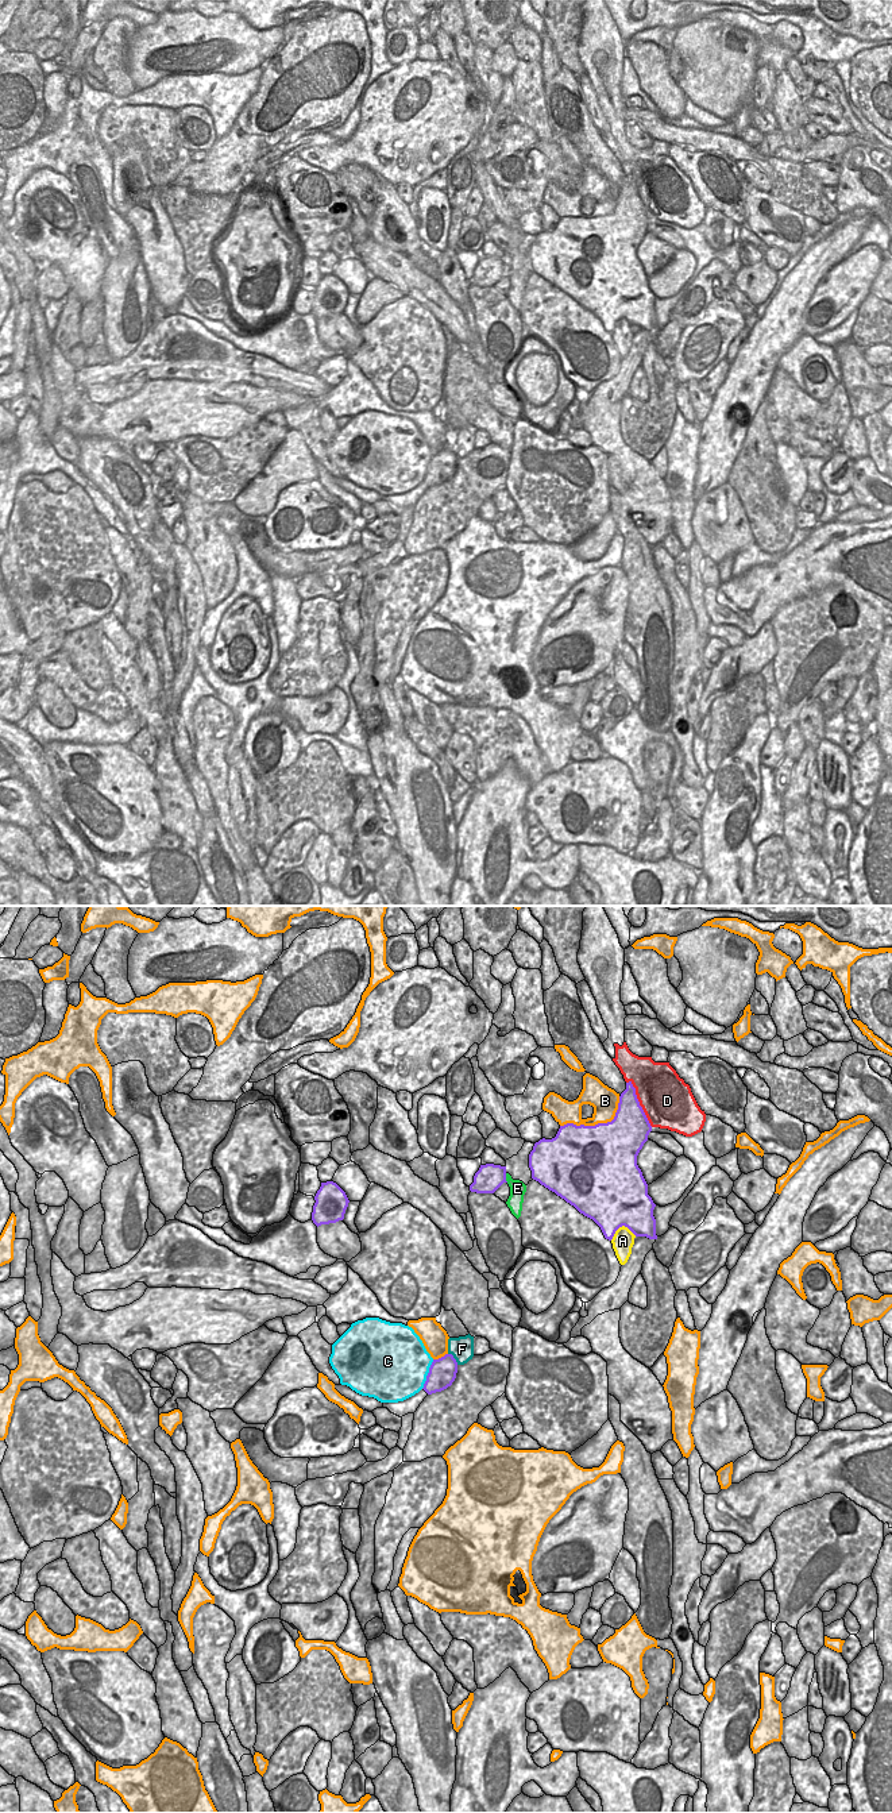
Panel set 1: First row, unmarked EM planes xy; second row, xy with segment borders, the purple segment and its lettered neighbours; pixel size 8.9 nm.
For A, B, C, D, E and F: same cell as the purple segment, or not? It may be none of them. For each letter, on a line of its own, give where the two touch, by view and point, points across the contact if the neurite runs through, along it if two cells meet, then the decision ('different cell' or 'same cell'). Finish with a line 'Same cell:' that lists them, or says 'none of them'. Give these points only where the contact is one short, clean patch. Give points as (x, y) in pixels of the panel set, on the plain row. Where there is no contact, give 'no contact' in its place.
A: contact xy (621, 319); different cell
B: contact xy (598, 216); different cell
C: contact xy (428, 467); different cell
D: contact xy (638, 196); different cell
E: contact xy (505, 270); different cell
F: contact xy (454, 451); different cell
Same cell: none of them

